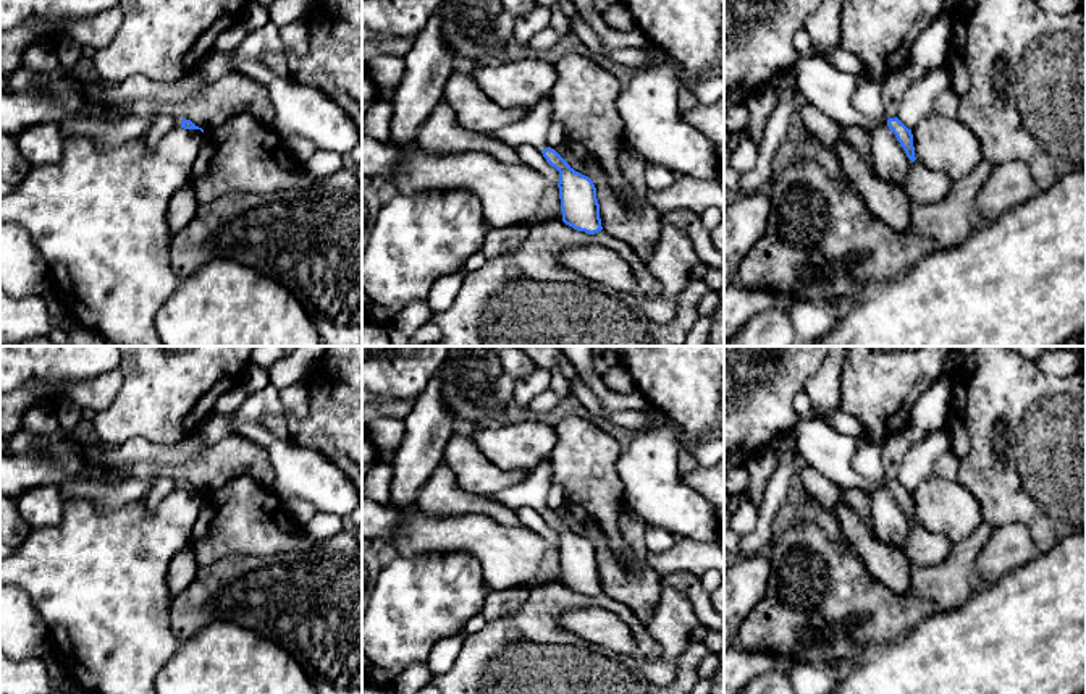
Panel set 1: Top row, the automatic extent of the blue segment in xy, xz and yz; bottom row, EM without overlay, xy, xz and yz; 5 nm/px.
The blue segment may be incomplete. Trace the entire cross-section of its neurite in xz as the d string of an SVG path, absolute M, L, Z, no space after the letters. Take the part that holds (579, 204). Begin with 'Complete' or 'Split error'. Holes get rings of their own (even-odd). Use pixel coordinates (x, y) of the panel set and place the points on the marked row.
Split error. M545 97L525 118L491 136L514 149L525 144L538 149L546 162L559 171L562 222L577 231L595 235L603 230L596 188L588 176L575 171L554 149L546 146L551 123L551 102Z

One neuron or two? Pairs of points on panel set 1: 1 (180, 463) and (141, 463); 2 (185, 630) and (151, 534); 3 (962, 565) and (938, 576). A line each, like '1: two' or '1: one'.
1: one
2: two
3: one

